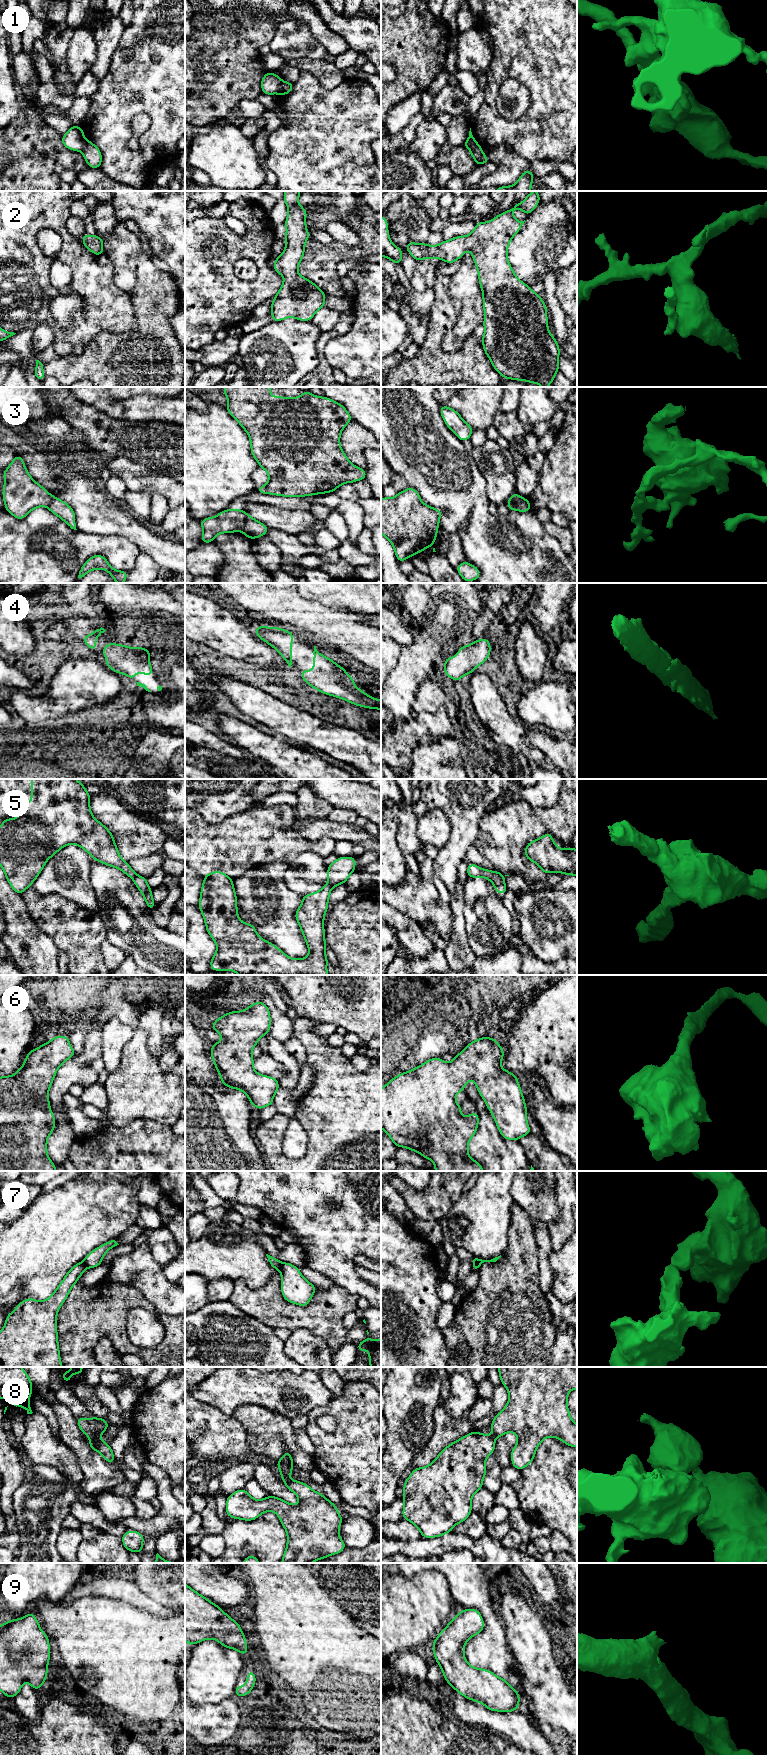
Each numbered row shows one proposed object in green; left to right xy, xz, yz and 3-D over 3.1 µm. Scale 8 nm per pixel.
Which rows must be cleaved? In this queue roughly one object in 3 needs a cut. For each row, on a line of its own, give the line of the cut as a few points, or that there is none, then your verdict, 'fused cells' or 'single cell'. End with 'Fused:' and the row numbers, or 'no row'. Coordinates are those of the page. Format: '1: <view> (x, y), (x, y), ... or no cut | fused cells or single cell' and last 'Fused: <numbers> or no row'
1: xz (282, 81), (277, 92) | fused cells
2: no cut | single cell
3: xz (247, 514), (244, 528), (241, 531) | fused cells
4: no cut | single cell
5: no cut | single cell
6: no cut | single cell
7: xz (281, 1263), (278, 1269) | fused cells
8: xy (90, 1436), (98, 1438) | fused cells
9: no cut | single cell
Fused: 1, 3, 7, 8

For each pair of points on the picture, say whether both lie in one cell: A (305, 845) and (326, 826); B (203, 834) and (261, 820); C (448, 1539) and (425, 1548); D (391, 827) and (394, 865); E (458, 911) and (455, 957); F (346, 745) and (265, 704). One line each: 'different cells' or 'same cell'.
A: different cells
B: same cell
C: same cell
D: same cell
E: same cell
F: same cell

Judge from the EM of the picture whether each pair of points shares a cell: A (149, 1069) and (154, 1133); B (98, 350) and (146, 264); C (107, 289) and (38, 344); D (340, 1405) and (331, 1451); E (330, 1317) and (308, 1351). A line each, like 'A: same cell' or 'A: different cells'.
A: different cells
B: same cell
C: different cells
D: same cell
E: different cells

